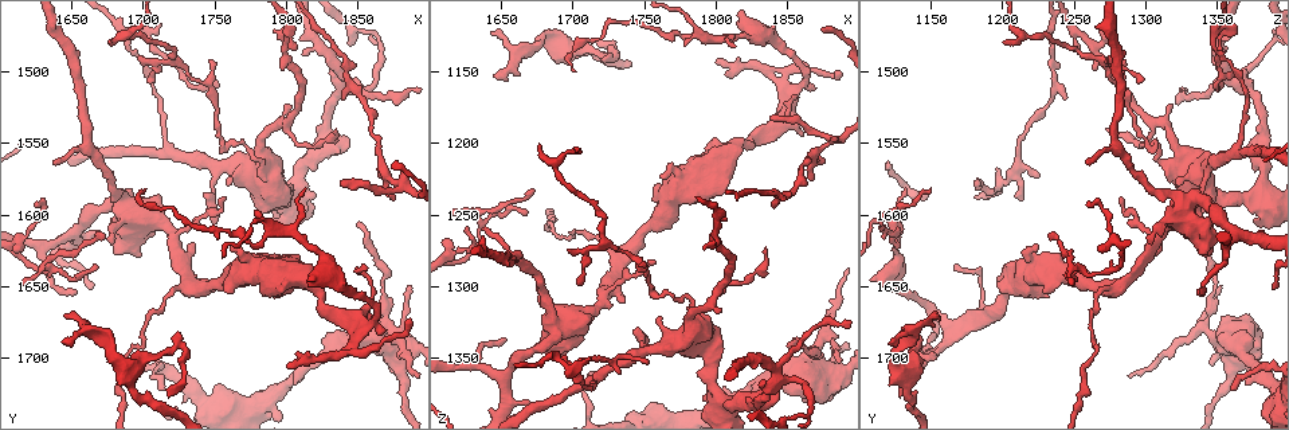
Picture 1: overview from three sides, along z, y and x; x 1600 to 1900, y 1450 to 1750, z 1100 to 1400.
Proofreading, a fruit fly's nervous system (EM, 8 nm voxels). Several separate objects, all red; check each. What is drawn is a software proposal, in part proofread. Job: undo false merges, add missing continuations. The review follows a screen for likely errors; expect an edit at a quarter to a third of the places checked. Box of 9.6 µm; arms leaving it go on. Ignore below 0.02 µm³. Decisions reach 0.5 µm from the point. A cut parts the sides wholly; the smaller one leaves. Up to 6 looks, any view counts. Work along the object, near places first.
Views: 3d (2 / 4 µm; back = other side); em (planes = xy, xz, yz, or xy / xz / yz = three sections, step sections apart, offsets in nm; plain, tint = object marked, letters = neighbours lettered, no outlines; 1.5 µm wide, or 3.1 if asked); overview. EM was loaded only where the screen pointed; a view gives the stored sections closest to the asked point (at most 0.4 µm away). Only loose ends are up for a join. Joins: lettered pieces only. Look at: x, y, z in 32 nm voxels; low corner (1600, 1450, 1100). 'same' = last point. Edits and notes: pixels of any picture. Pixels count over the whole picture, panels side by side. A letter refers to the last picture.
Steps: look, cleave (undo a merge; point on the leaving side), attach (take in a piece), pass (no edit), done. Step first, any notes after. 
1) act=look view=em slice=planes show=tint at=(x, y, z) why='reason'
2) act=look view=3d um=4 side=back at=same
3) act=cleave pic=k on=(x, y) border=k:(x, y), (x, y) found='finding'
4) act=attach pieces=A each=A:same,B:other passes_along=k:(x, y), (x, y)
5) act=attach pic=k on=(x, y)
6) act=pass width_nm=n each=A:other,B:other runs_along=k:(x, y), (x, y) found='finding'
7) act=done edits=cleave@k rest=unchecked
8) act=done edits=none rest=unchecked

act=look view=em slice=planes show=letters at=(1838, 1512, 1372) why='four arms meet'

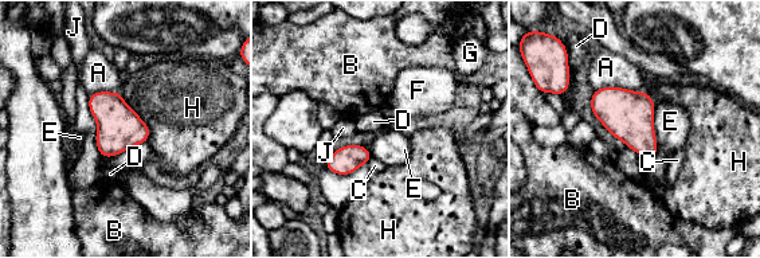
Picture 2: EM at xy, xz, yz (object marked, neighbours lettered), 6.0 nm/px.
act=pass width_nm=280 each=A:other,B:other,C:other,D:other,E:other,F:other,G:other,H:other,J:other border=2:(655, 104), (658, 151), (650, 157) found='continuous, no second cell'

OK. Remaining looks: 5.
act=look view=em slice=planes show=letters at=(1856, 1522, 1230) why='thin neck'

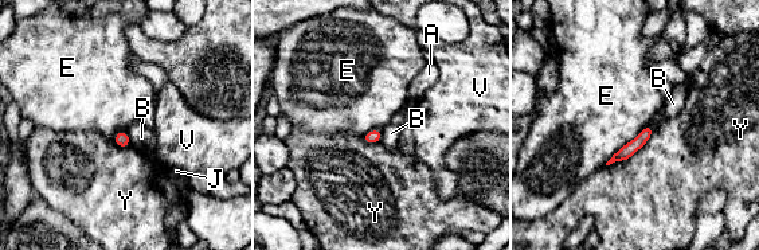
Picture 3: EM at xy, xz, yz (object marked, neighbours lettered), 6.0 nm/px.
act=pass each=A:other,B:other,E:other,J:other,V:other,Y:other runs_along=3:(649, 129), (628, 151), (615, 157) found='one cell here'

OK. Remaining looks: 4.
act=look view=em slice=planes show=letters at=(1648, 1672, 1156) why='branch stops here'

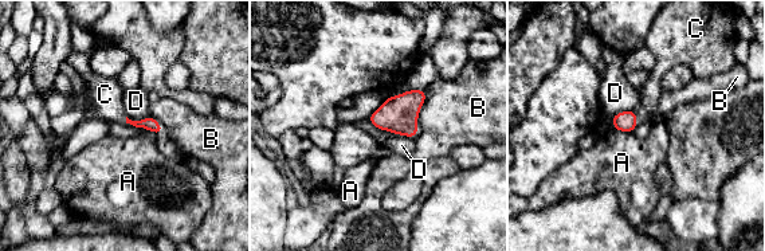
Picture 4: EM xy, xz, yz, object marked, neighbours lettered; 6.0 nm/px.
act=attach pieces=C width_nm=80 each=A:other,B:other,C:same,D:other passes_along=4:(624, 121), (636, 117), (650, 93) found='the cell continues'

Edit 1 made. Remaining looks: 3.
act=done edits=attach@4 rest=unchecked

